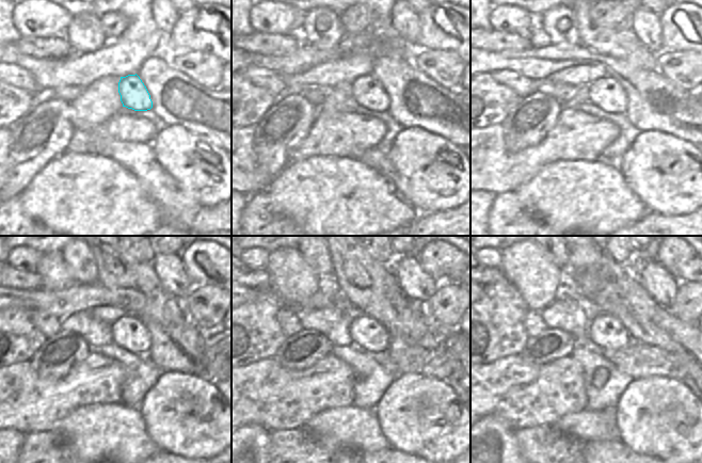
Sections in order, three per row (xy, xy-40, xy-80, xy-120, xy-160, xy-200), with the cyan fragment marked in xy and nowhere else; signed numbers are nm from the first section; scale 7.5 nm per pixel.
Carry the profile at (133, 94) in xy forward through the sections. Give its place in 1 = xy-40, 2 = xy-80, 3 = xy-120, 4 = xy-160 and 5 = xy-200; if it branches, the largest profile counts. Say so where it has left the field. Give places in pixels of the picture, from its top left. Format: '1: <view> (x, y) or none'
1: xy-40 (367, 92)
2: xy-80 (605, 93)
3: xy-120 (129, 333)
4: xy-160 (367, 334)
5: xy-200 (605, 332)

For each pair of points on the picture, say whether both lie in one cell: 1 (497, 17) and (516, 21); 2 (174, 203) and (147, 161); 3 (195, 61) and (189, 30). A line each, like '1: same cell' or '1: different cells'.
1: same cell
2: same cell
3: different cells

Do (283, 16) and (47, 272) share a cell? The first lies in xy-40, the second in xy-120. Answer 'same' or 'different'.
different

